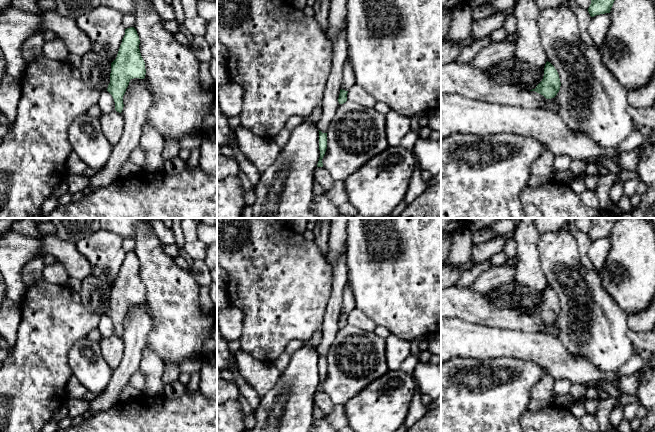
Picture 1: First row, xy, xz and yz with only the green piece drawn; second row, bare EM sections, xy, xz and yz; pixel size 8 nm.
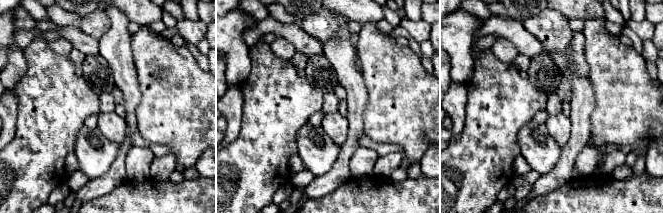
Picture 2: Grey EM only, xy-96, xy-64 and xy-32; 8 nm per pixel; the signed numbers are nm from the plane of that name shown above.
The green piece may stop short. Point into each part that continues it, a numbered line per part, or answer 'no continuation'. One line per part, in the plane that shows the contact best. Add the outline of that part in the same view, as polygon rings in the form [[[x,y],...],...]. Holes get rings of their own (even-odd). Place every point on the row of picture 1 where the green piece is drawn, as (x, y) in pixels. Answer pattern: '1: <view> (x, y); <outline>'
1: xz (348, 78); [[[347,59],[342,72],[341,89],[349,91],[349,89],[356,84],[356,78],[351,68],[349,59]]]

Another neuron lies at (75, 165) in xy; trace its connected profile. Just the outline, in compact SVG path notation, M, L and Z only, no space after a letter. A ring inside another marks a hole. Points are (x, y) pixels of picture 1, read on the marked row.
M72 151L67 159L67 171L69 174L82 174L88 167L87 165Z

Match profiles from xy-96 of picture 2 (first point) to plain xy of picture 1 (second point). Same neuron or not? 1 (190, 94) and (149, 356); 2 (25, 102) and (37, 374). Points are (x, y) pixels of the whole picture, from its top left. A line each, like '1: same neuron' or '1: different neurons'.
1: different neurons
2: same neuron

